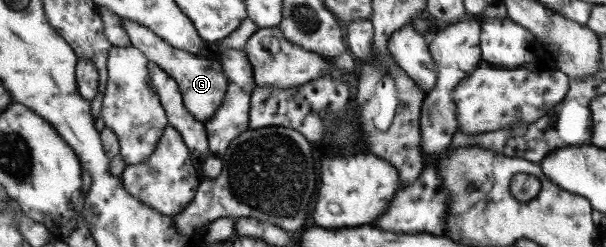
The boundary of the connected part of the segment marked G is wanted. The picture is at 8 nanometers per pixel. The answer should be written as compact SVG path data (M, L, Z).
M120 18L122 27L126 31L131 46L140 50L144 57L155 63L166 75L177 83L184 107L188 113L199 122L205 122L212 117L212 114L218 109L227 87L227 79L224 75L221 63L217 56L194 55L187 51L182 51L168 45L162 38L158 38L150 29L130 22L128 19Z

